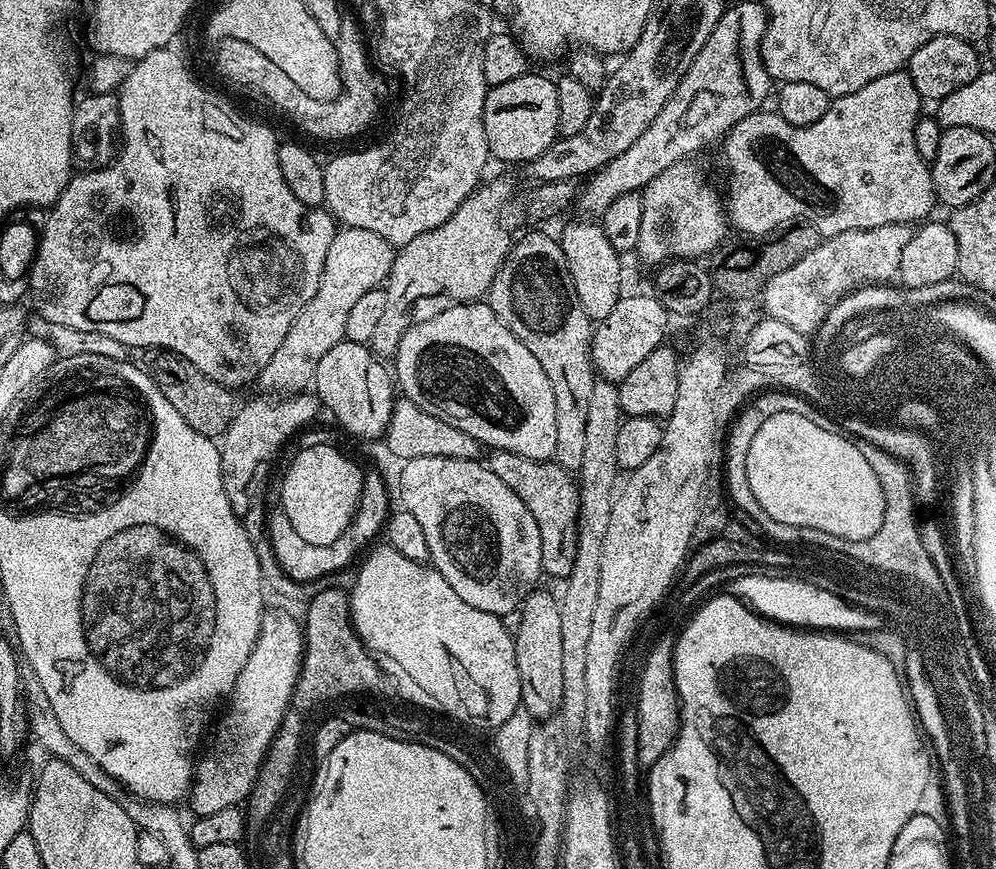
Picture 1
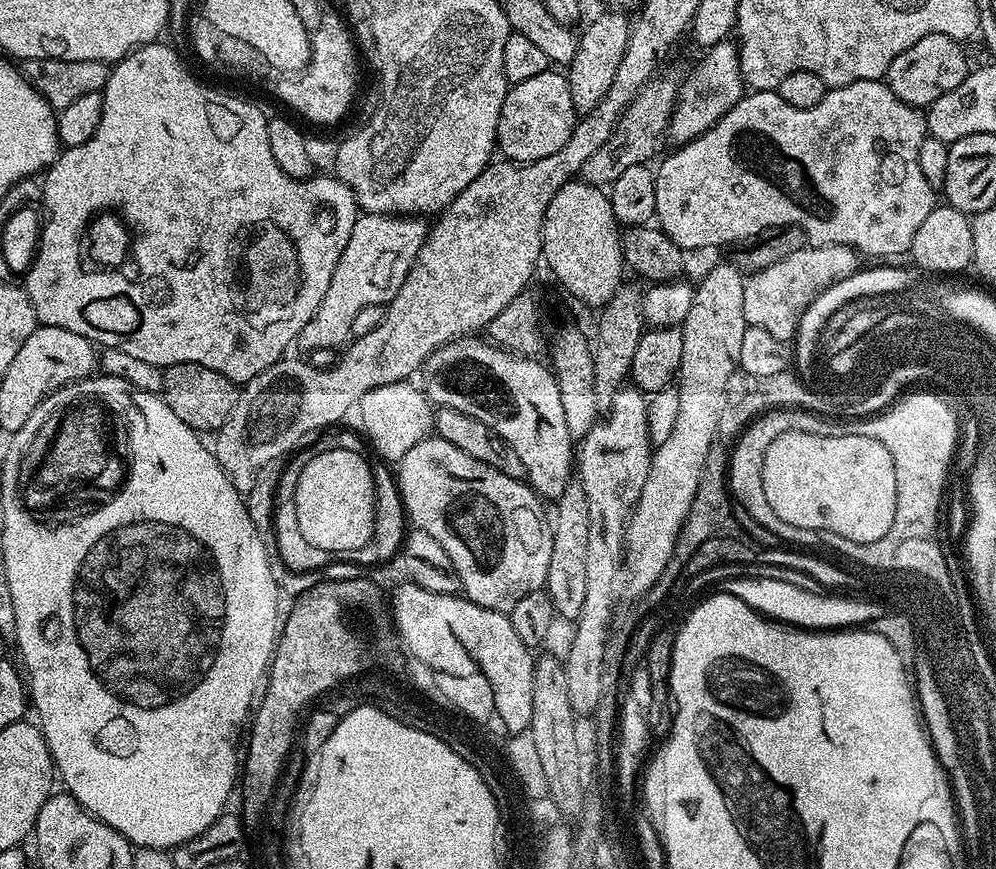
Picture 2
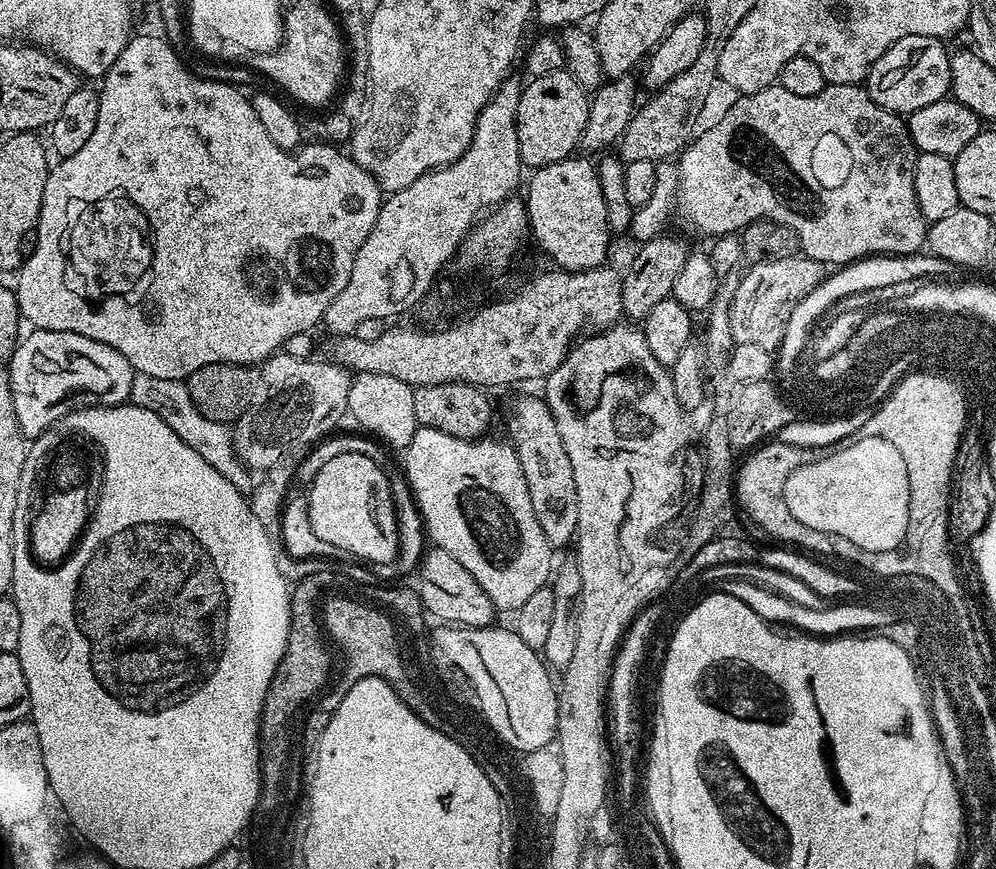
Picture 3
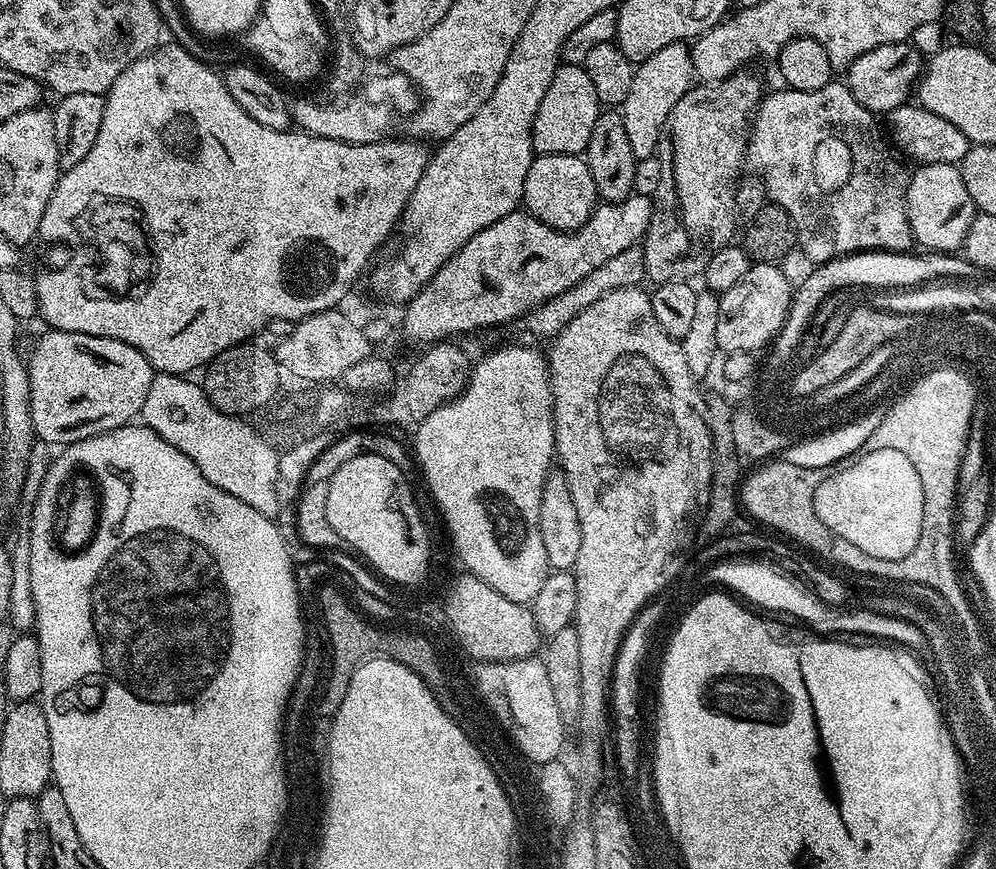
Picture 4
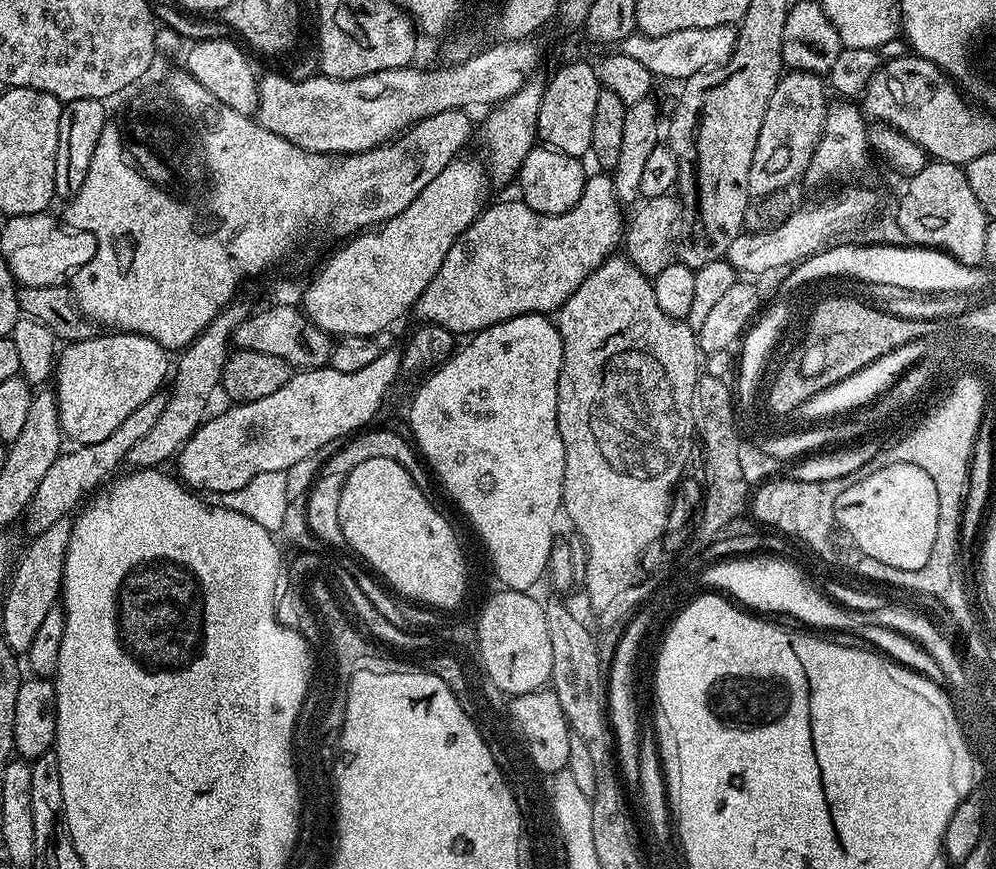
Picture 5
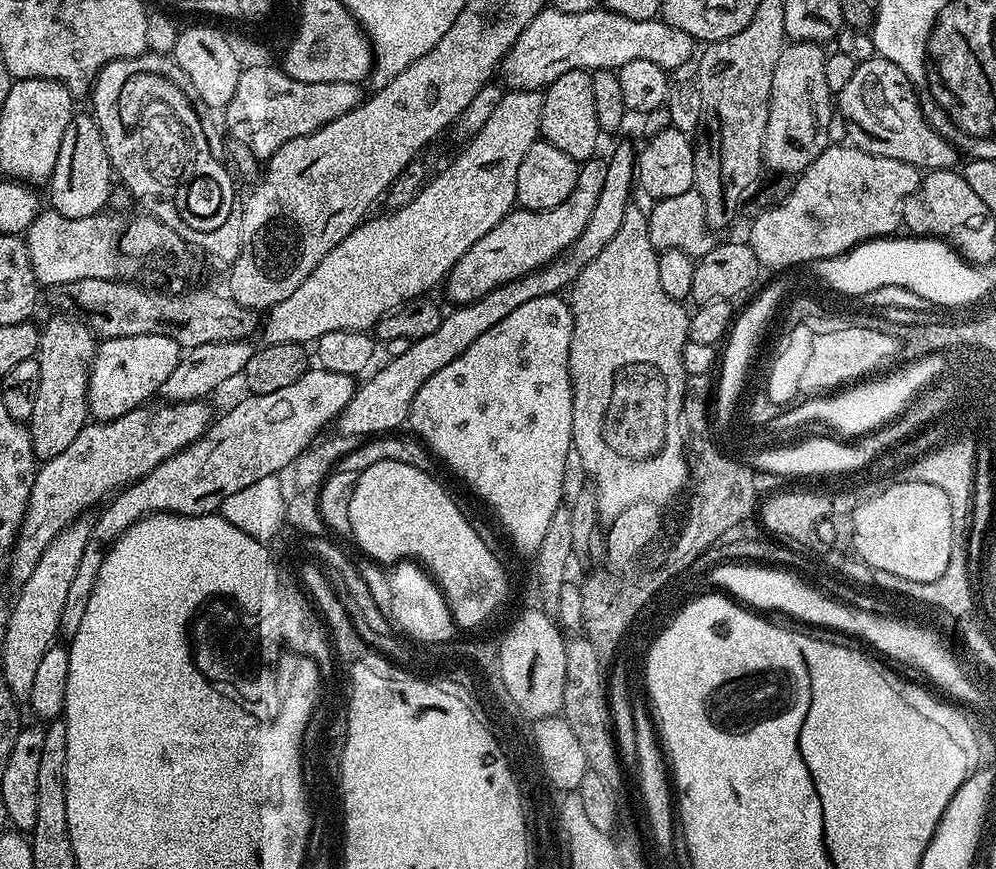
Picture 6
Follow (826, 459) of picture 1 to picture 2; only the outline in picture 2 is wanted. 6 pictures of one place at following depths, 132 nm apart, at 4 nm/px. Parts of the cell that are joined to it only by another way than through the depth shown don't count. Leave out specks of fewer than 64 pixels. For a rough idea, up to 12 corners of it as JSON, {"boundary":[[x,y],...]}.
{"boundary":[[783,432],[762,486],[790,526],[876,540],[892,460],[872,440]]}

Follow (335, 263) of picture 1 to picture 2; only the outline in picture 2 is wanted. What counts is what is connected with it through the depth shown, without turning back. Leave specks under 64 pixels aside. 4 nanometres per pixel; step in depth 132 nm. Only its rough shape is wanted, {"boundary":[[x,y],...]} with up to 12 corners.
{"boundary":[[412,214],[357,215],[305,350],[339,349],[395,298],[428,237]]}

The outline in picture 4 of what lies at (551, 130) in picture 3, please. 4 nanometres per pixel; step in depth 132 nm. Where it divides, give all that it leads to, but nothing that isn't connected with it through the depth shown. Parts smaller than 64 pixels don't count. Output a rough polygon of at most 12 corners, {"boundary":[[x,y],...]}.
{"boundary":[[561,63],[533,149],[587,153],[602,105],[587,67]]}

